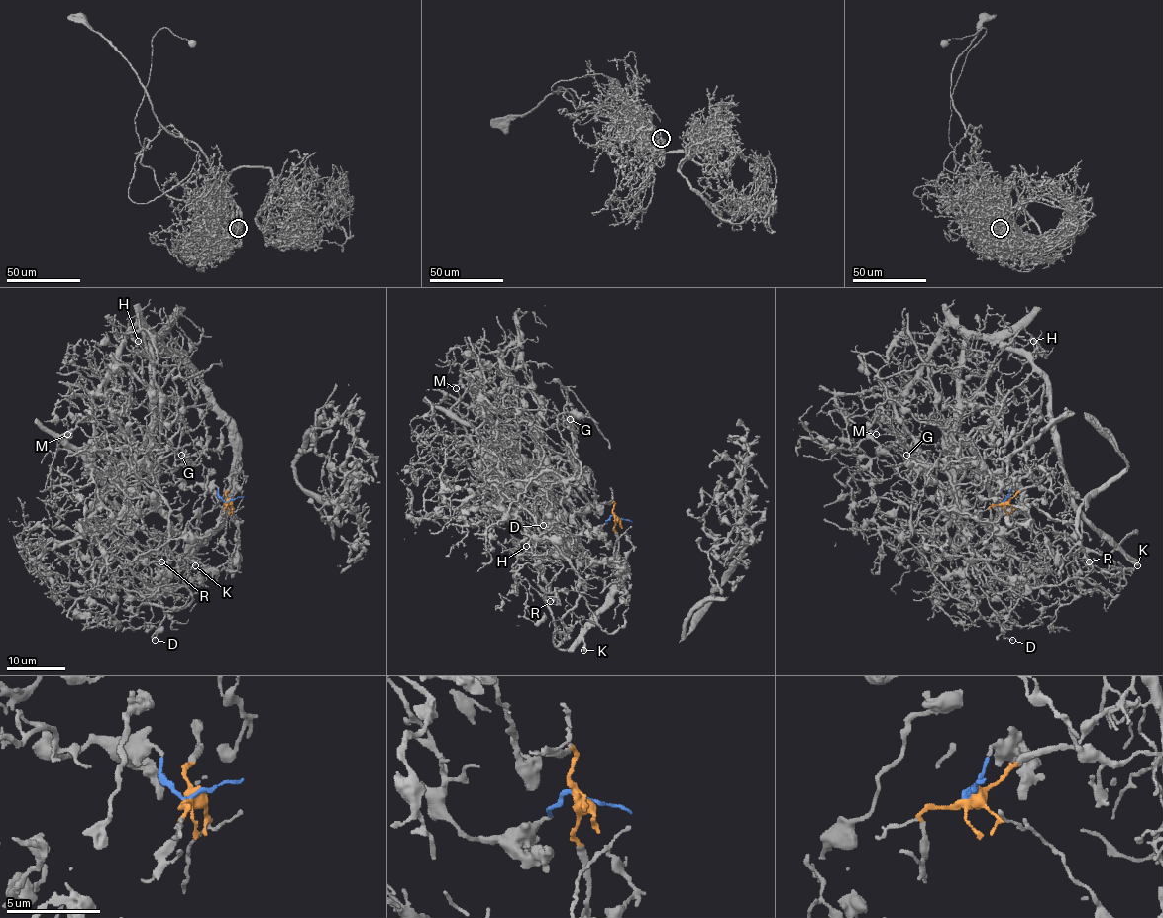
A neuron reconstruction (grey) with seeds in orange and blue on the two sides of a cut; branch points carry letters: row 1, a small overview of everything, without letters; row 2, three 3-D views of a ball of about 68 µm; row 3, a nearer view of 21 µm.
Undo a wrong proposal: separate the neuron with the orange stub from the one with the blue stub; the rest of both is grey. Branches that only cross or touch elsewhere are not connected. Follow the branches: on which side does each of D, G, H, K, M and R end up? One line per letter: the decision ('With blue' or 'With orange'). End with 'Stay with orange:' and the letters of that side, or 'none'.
D: With blue
G: With orange
H: With orange
K: With orange
M: With blue
R: With orange
Stay with orange: G, H, K, R

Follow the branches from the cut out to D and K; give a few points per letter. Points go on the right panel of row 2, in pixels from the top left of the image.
D: (1004, 501), (1017, 485), (987, 480), (954, 486), (959, 529), (972, 547), (972, 574), (1002, 632), (1013, 640)
K: (1004, 501), (1021, 489), (1035, 486), (1045, 476), (1051, 478), (1061, 472), (1073, 504), (1138, 565)

